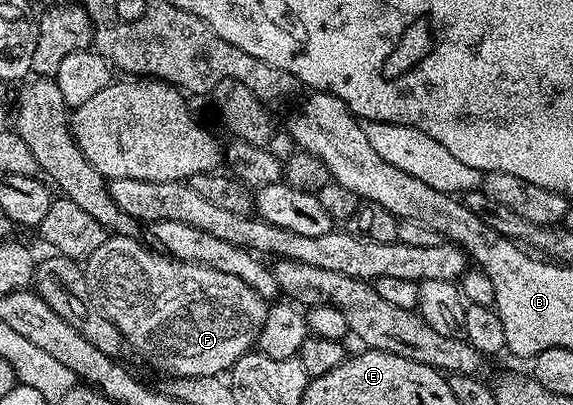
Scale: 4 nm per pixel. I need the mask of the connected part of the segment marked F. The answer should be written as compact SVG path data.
M109 235L86 261L88 288L104 313L124 335L125 345L133 348L146 363L172 378L182 376L220 376L238 358L253 351L268 317L269 305L242 278L222 274L205 264L182 260L159 251L151 252L131 236Z

